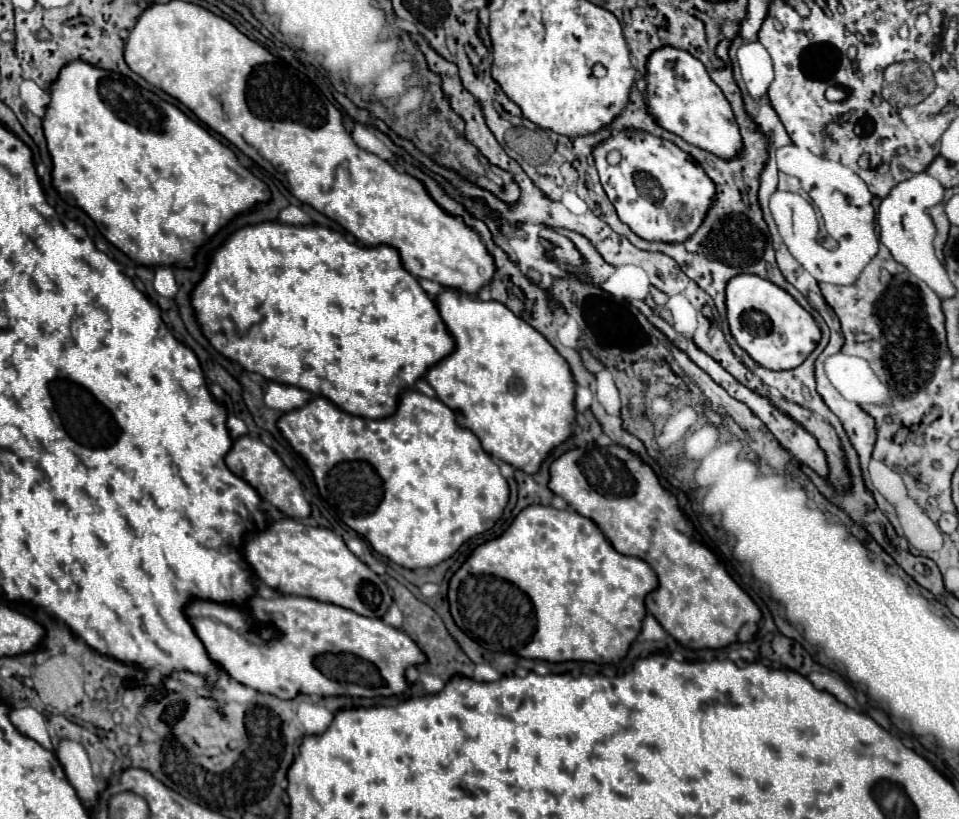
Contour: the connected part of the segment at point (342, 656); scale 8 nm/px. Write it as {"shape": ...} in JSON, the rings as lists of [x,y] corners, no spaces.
{"shape":[[[287,595],[287,597],[279,597],[279,599],[271,599],[271,601],[267,601],[263,597],[253,597],[253,599],[249,599],[249,609],[245,609],[245,611],[239,607],[231,607],[231,605],[193,601],[185,609],[185,613],[187,613],[191,625],[195,627],[199,639],[203,641],[209,657],[215,663],[219,663],[221,669],[227,675],[231,675],[231,679],[235,679],[247,687],[253,687],[255,691],[271,693],[279,699],[295,699],[299,693],[319,695],[319,697],[401,695],[407,689],[407,679],[405,679],[407,667],[421,665],[427,661],[425,653],[417,647],[417,643],[413,643],[413,639],[407,633],[383,623],[381,619],[363,617],[363,615],[343,609],[339,605],[321,603],[321,601],[315,601],[309,597]]]}

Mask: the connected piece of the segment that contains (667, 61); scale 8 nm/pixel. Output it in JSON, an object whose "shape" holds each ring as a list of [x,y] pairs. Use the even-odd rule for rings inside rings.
{"shape":[[[673,47],[657,49],[647,61],[647,107],[667,131],[721,159],[739,157],[743,141],[733,109],[699,59]]]}

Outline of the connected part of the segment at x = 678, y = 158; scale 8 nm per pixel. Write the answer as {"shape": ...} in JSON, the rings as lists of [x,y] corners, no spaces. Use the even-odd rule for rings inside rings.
{"shape":[[[619,131],[615,137],[605,139],[605,143],[599,143],[593,151],[595,165],[601,177],[601,185],[609,197],[609,201],[615,205],[619,219],[631,227],[633,233],[647,241],[657,243],[683,243],[687,241],[703,223],[707,211],[713,205],[715,199],[715,183],[707,177],[703,167],[685,151],[681,151],[675,143],[665,141],[661,137],[655,137],[651,133],[637,135],[637,131]],[[617,149],[621,153],[621,163],[617,167],[611,167],[607,163],[607,153]]]}

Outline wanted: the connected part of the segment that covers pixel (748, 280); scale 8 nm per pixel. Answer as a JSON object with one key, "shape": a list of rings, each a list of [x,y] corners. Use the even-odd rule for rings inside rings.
{"shape":[[[737,275],[727,285],[727,319],[731,333],[753,361],[771,371],[799,367],[815,351],[821,329],[813,315],[805,311],[787,291],[757,275]]]}

